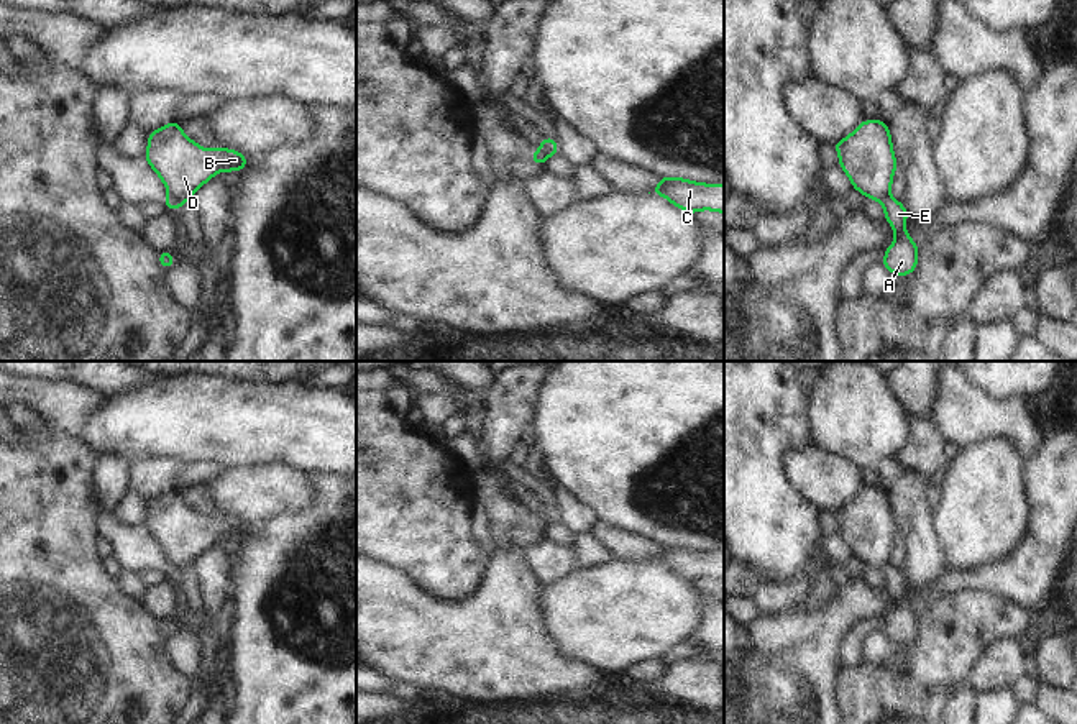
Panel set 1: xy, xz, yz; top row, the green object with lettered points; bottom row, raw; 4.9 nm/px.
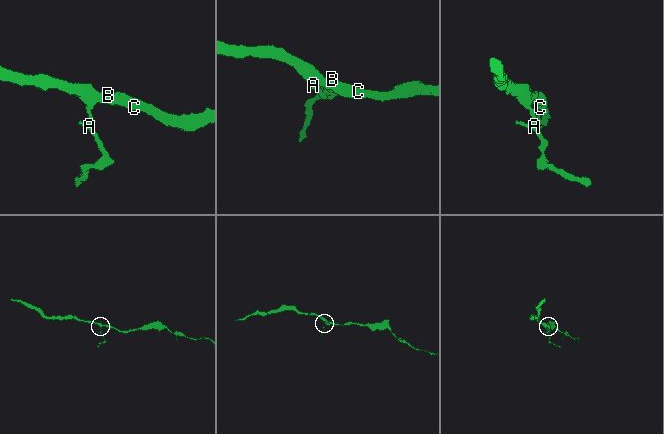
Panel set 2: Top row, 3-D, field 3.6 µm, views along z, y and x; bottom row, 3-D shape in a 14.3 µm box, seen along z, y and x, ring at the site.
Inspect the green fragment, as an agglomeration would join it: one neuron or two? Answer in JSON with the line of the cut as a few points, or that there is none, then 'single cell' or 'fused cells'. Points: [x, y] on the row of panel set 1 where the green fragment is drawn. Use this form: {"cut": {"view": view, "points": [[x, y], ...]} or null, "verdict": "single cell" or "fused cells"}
{"cut": {"view": "xy", "points": [[169, 194], [181, 204]]}, "verdict": "fused cells"}

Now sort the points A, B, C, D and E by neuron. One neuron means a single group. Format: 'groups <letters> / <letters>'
groups A E / B C D

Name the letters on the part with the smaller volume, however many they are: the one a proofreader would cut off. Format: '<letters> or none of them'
A, E

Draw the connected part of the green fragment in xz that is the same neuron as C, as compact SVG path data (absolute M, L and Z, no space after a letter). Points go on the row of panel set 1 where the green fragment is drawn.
M662 176L662 182L650 190L670 200L671 205L693 215L698 210L724 213L724 184L701 184L681 177Z

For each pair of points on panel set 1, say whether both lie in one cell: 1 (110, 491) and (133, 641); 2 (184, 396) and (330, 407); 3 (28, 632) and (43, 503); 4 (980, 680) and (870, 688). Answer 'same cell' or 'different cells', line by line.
1: different cells
2: same cell
3: same cell
4: different cells

